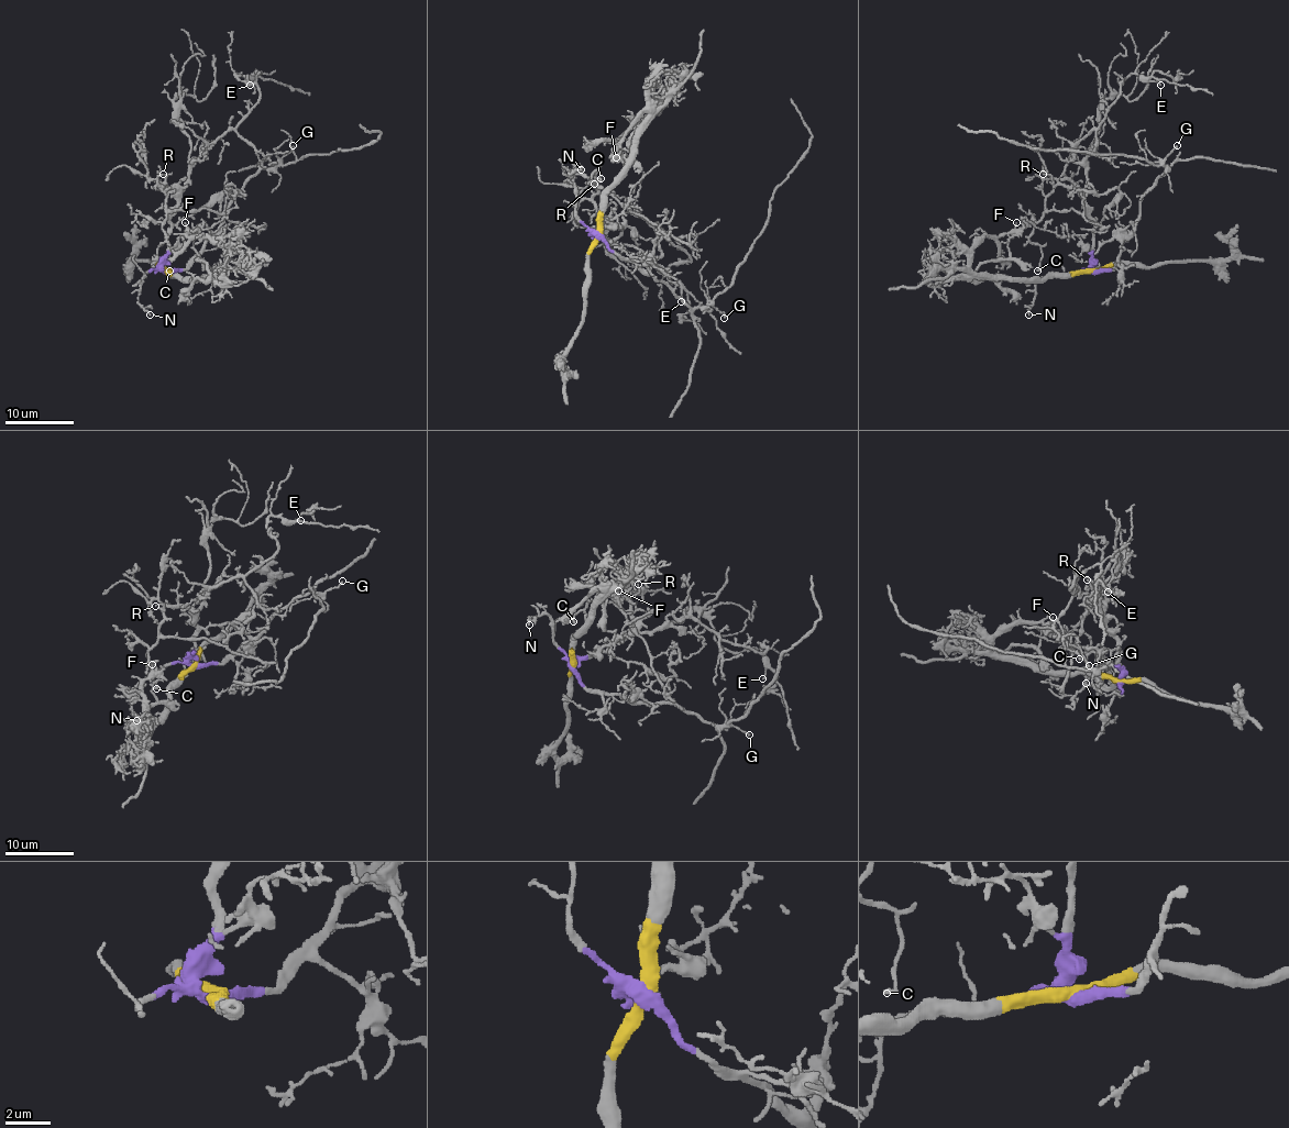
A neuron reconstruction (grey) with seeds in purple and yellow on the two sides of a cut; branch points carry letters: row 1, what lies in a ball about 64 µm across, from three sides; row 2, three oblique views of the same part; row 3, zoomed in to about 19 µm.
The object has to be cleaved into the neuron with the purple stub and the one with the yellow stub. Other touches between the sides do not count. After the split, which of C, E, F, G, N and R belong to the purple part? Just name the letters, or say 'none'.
C, E, G, N, R

